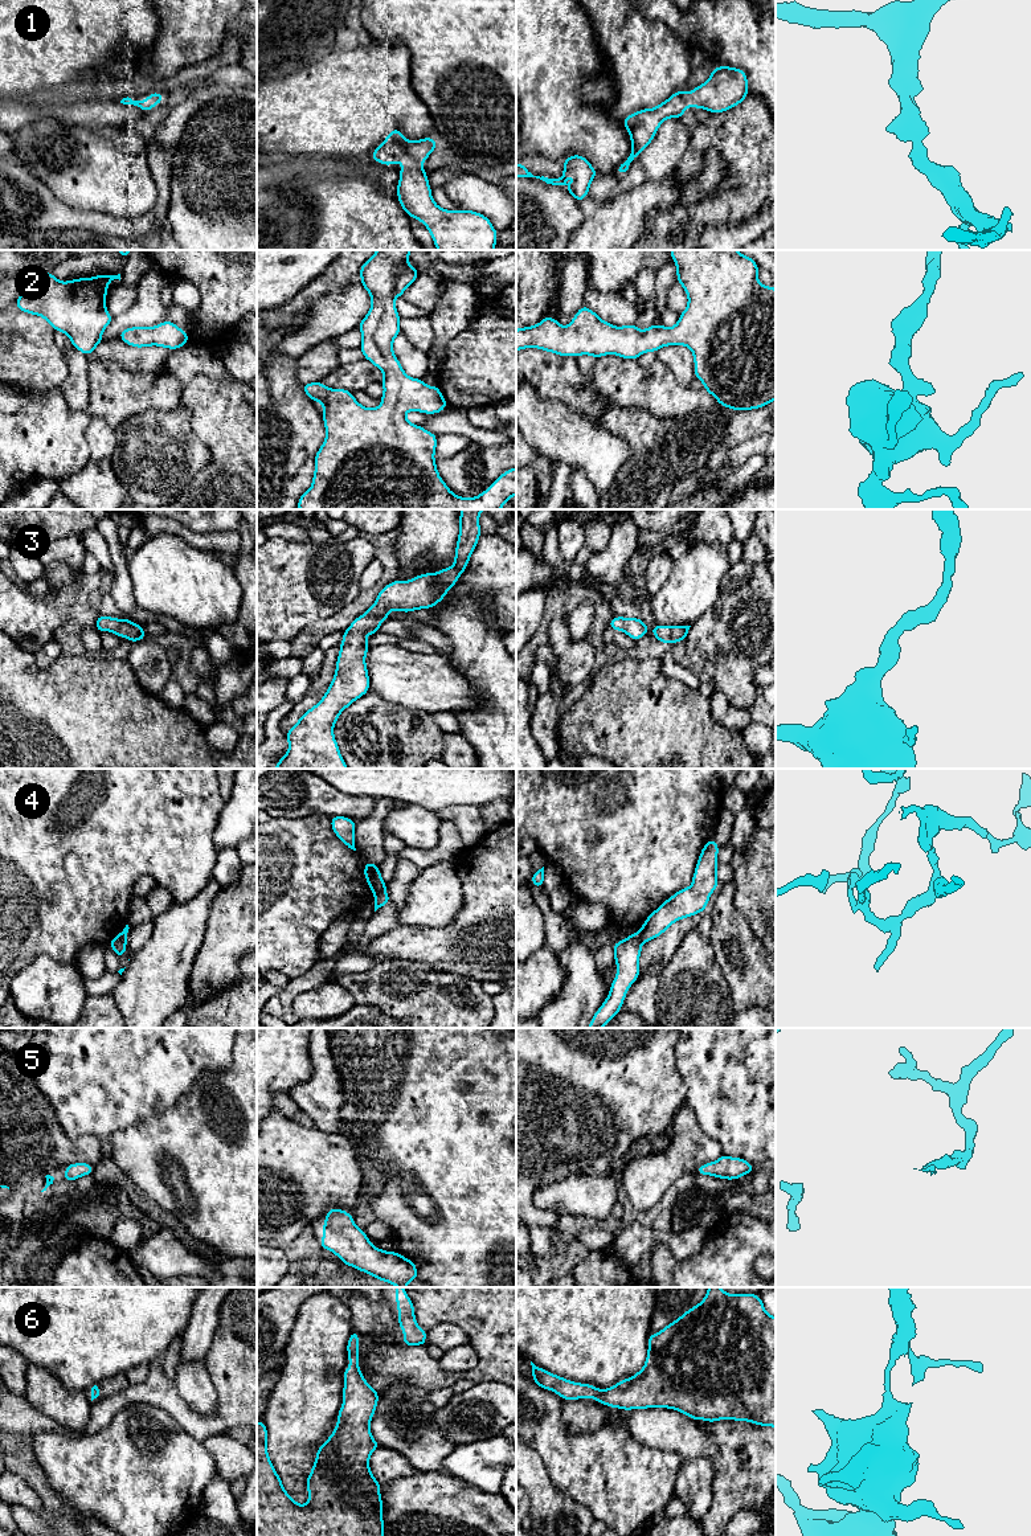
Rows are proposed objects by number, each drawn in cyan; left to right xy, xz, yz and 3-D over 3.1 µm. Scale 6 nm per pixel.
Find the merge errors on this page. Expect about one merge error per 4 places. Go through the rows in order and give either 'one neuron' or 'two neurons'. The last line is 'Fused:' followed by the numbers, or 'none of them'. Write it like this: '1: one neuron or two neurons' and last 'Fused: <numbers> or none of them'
1: one neuron
2: one neuron
3: one neuron
4: two neurons
5: one neuron
6: one neuron
Fused: 4

